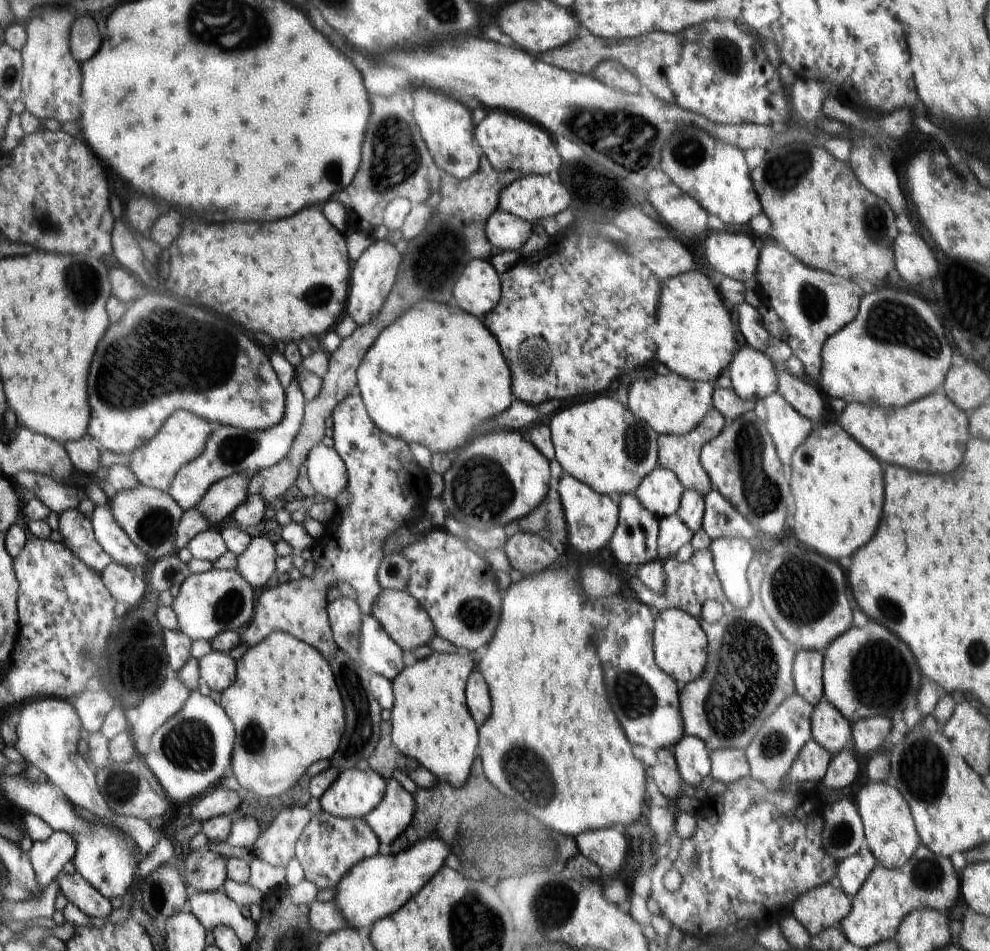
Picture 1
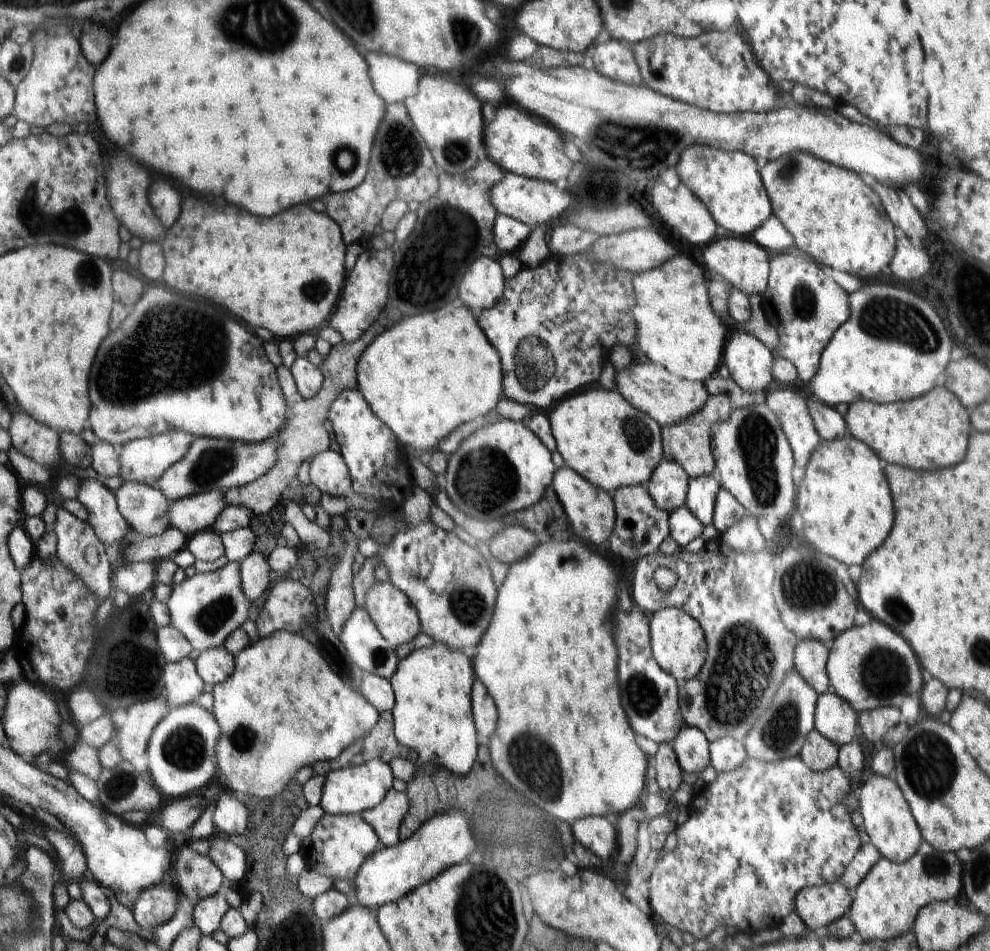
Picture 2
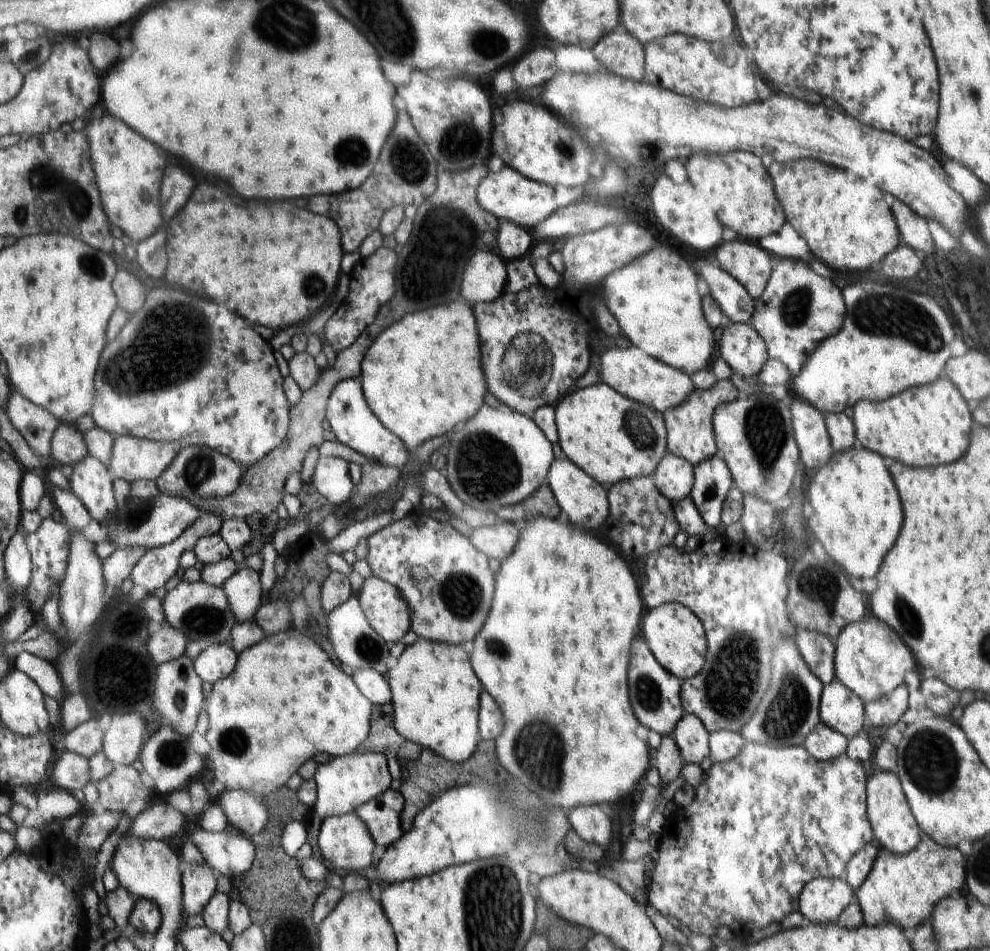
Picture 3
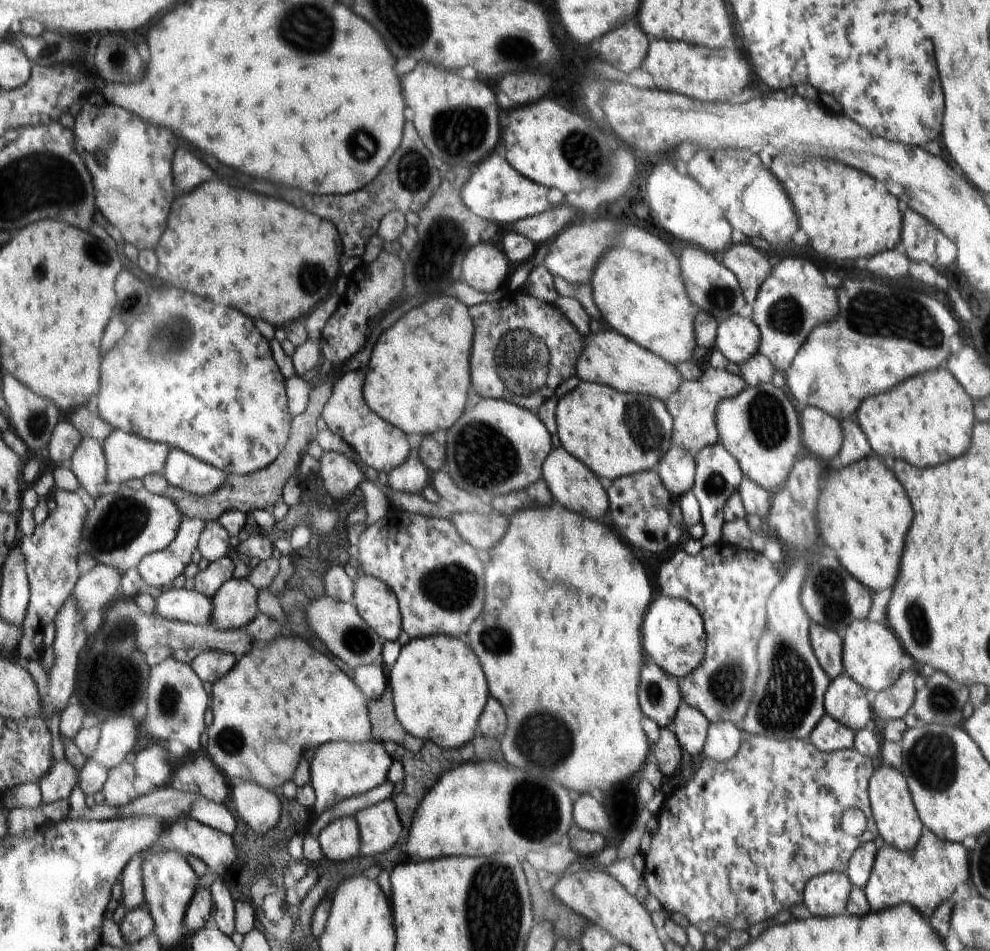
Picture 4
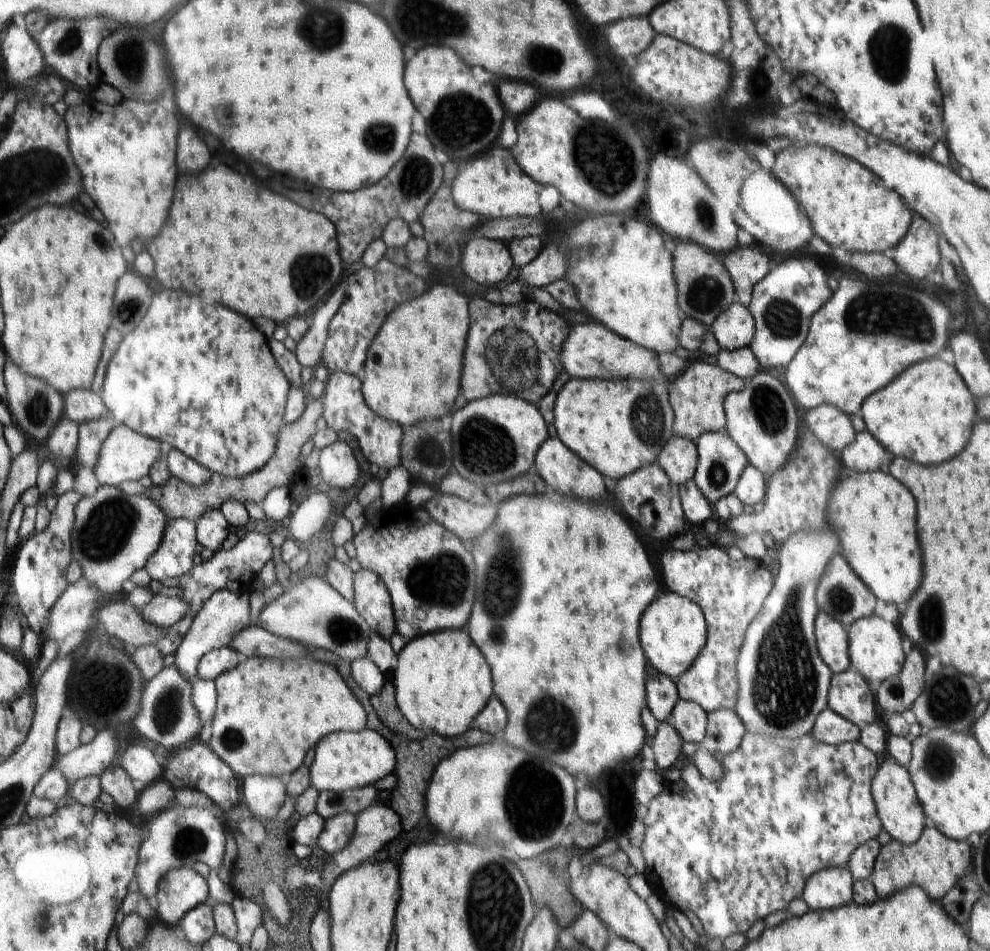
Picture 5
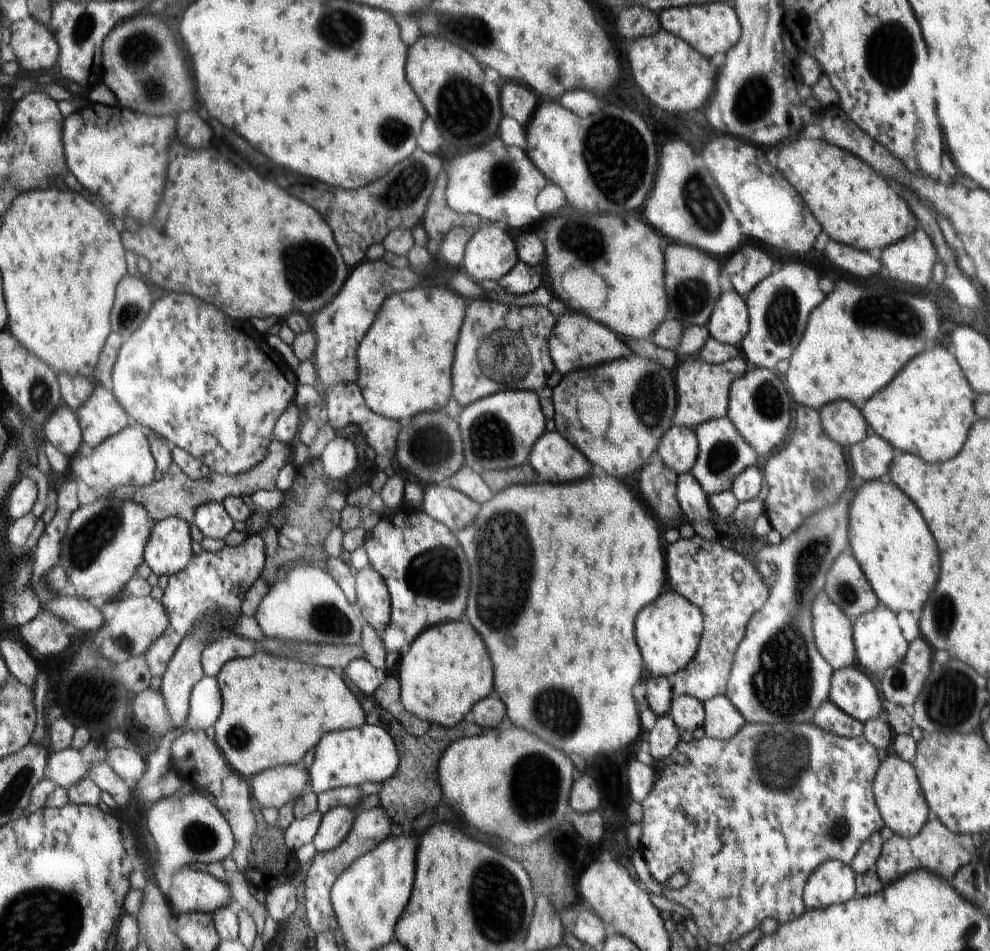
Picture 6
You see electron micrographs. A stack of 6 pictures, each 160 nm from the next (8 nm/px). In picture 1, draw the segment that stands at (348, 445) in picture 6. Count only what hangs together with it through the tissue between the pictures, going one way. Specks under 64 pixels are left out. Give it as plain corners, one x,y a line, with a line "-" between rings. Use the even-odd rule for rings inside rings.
322,443
312,450
305,463
312,489
333,501
349,484
348,468
336,452

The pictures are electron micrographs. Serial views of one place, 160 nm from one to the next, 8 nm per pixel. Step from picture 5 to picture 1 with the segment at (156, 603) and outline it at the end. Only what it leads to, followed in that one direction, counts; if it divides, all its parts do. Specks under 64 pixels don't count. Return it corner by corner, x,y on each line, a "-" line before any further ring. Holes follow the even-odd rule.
212,568
208,572
190,574
174,598
172,607
178,620
179,631
191,642
214,641
226,631
236,631
254,616
254,590
237,569

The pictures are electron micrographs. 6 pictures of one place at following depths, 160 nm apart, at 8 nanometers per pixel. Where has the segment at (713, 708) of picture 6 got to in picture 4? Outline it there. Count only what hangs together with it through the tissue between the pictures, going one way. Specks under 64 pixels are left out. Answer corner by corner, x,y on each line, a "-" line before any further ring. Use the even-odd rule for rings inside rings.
729,721
711,723
702,757
720,763
733,760
741,749
741,731
740,726

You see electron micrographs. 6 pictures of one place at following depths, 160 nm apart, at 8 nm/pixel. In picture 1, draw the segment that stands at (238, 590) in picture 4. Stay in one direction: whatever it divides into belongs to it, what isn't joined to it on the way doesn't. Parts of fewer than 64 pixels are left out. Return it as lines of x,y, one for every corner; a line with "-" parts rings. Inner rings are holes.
252,536
249,548
237,557
237,570
250,586
264,586
276,572
274,546
266,536

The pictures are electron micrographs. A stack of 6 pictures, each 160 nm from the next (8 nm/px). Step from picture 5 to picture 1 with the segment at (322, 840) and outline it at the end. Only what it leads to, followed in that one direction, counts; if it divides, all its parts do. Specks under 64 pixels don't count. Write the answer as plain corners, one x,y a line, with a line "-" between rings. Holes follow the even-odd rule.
318,812
306,826
297,842
296,857
304,869
304,876
314,882
318,889
337,889
342,878
353,869
358,862
378,855
378,838
372,828
362,818
341,818
326,812

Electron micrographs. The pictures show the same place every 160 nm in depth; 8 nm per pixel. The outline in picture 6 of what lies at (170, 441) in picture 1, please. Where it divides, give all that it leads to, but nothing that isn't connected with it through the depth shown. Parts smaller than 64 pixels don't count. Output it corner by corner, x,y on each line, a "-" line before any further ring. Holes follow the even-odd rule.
129,424
120,433
102,441
90,456
78,454
70,458
70,464
73,472
86,486
104,486
104,488
123,487
126,484
144,486
154,480
154,470
157,467
154,466
155,458
150,454
150,447
148,435
138,426

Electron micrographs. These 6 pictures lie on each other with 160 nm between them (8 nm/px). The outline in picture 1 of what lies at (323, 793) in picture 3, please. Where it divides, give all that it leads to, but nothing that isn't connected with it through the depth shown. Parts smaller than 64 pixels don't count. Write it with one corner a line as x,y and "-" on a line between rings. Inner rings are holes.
356,767
339,772
334,785
320,798
322,811
336,817
362,818
365,819
385,799
389,782
384,775
376,770
358,770

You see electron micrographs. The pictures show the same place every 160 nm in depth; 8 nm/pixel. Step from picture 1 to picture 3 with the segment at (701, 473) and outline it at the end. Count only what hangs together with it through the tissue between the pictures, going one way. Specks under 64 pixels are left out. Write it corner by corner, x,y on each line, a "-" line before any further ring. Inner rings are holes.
716,380
712,388
708,390
695,389
686,398
682,405
671,410
666,410
663,415
665,427
668,430
668,452
681,455
694,465
706,461
706,458
713,458
719,454
717,448
716,432
713,430
713,415
716,407
724,402
737,401
738,388
732,384
732,380

